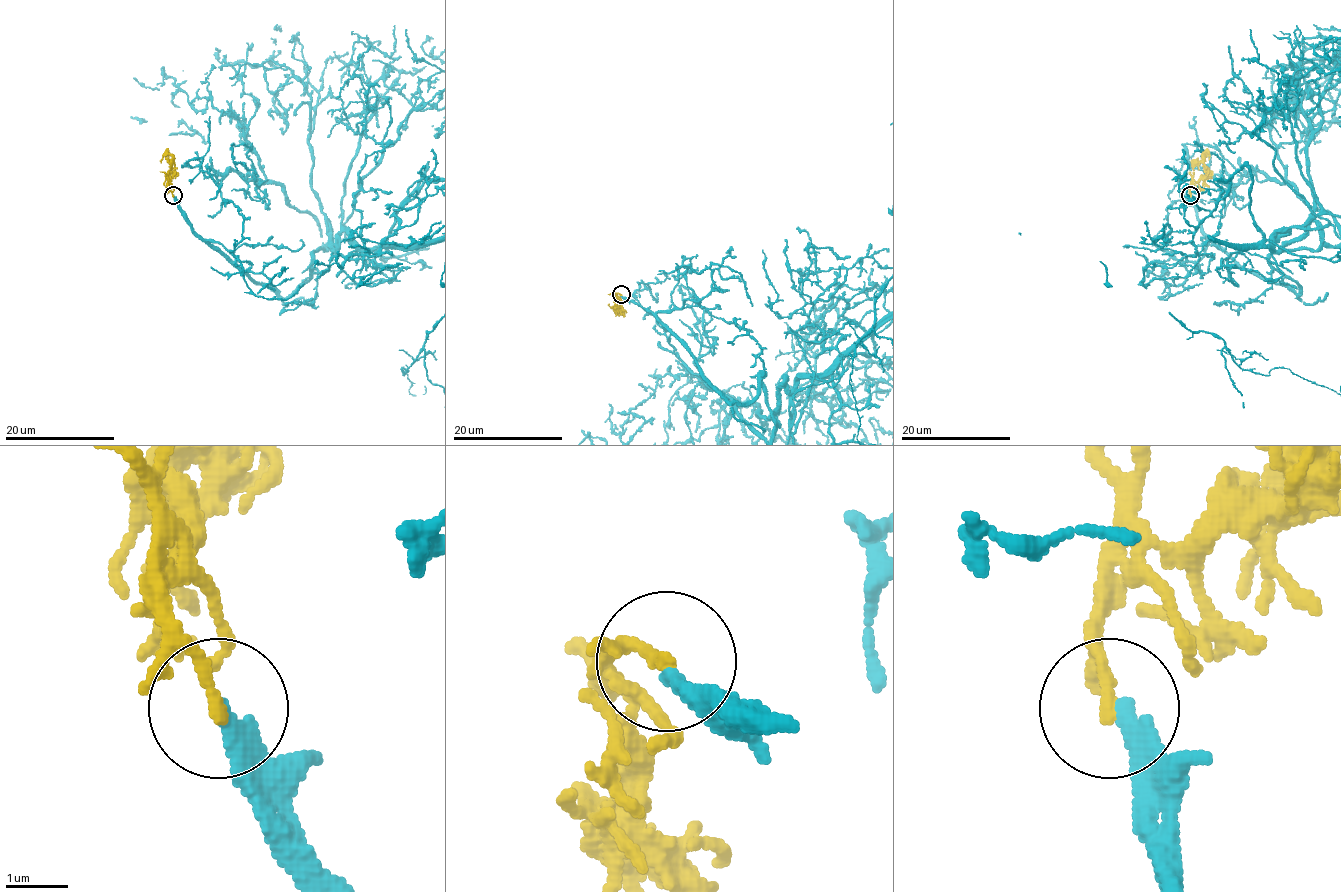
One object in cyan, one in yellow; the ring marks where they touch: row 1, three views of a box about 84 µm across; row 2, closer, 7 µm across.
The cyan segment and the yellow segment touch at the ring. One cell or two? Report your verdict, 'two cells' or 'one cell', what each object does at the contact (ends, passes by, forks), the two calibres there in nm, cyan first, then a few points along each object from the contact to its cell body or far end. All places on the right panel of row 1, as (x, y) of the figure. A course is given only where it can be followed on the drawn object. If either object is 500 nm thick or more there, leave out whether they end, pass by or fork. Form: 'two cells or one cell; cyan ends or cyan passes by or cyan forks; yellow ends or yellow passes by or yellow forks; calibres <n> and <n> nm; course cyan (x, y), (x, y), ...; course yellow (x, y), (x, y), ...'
two cells; cyan ends; yellow ends; calibres 320 and 200 nm; course yellow (1191, 196), (1194, 167), (1202, 155), (1203, 159), (1199, 163)

